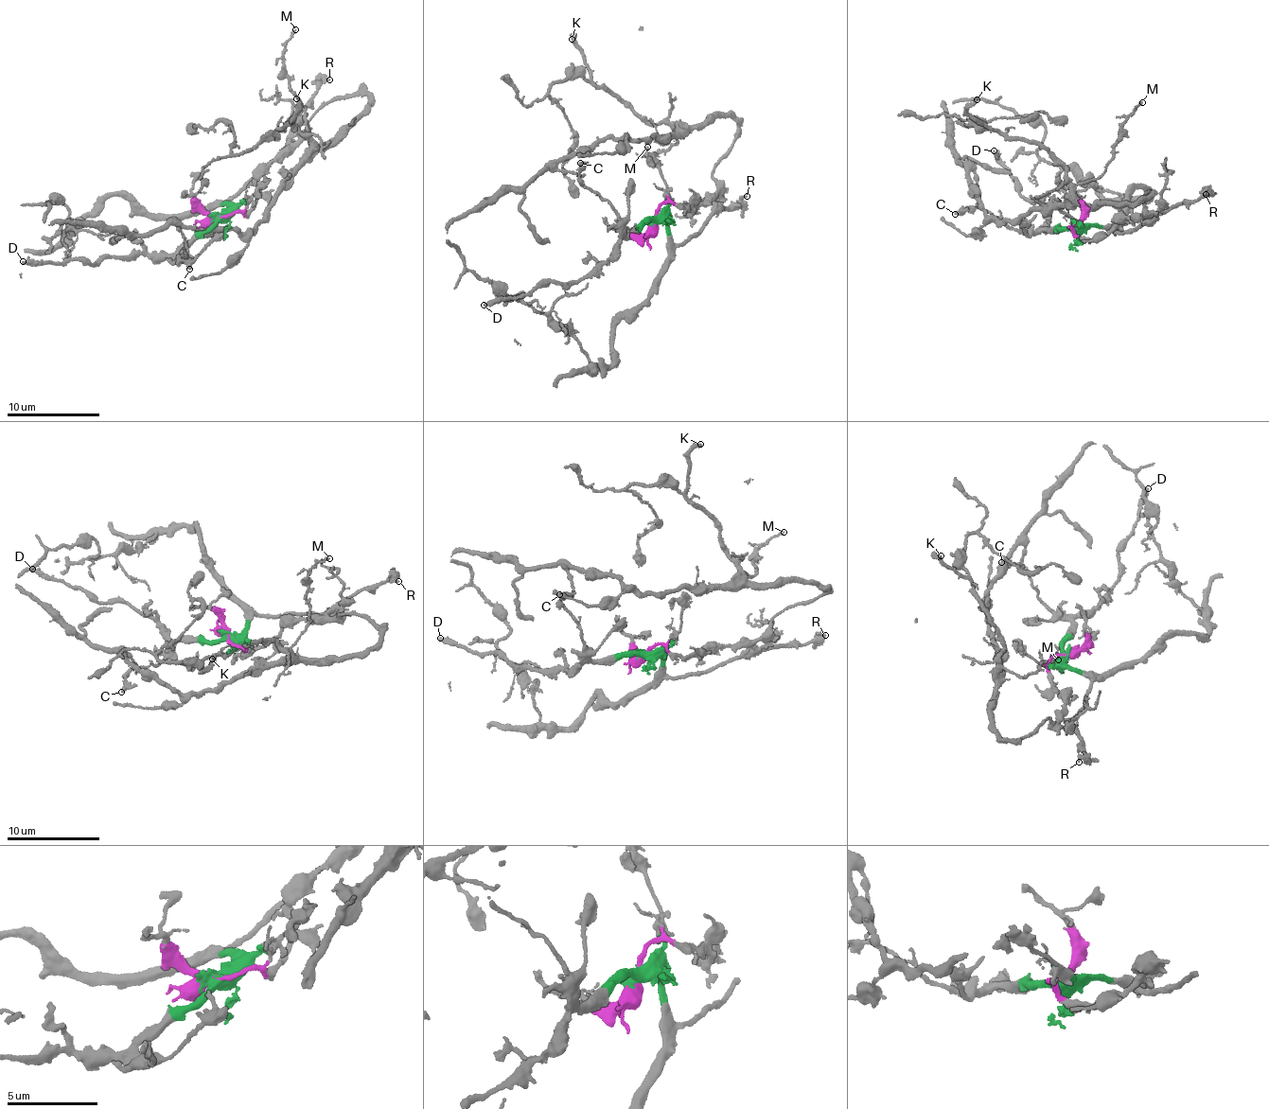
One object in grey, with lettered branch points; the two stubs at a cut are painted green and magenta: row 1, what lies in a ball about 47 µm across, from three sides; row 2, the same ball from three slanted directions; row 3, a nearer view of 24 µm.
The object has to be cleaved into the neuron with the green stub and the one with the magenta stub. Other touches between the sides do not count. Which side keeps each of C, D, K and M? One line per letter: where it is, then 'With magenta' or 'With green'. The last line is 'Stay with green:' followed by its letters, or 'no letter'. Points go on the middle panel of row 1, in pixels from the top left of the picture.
C: Place: (580, 163). With green
D: Place: (484, 305). With green
K: Place: (572, 39). With magenta
M: Place: (647, 147). With magenta
Stay with green: C, D

